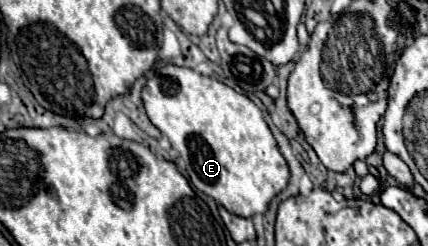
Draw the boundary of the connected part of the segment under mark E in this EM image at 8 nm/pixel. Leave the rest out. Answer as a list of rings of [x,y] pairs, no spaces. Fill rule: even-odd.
[[[165,65],[143,89],[151,123],[181,153],[189,181],[239,217],[265,213],[271,199],[289,183],[289,165],[267,127],[261,109],[225,83],[189,67]]]

